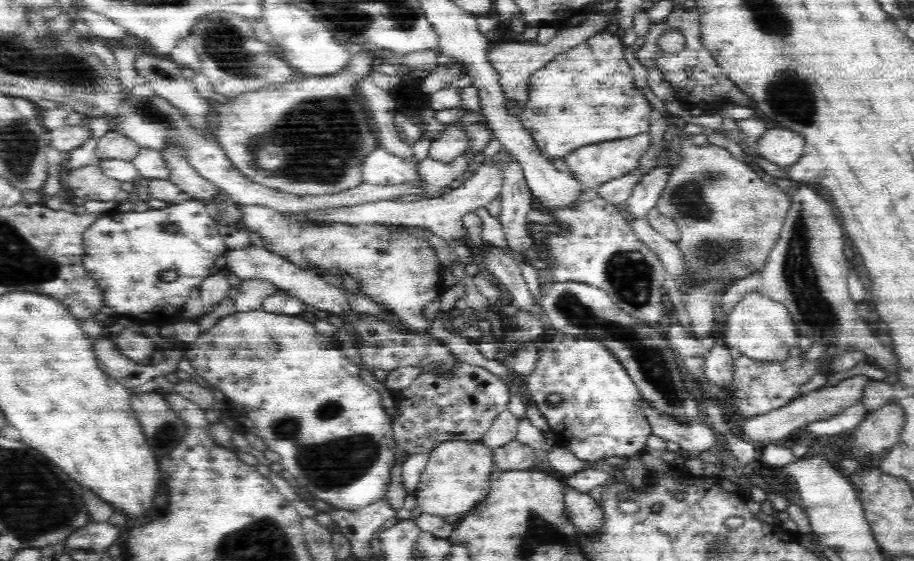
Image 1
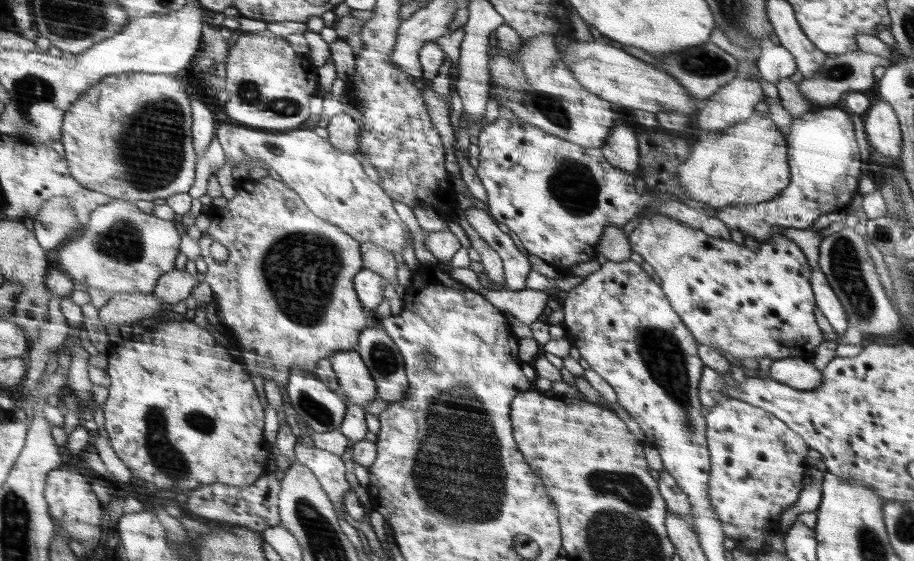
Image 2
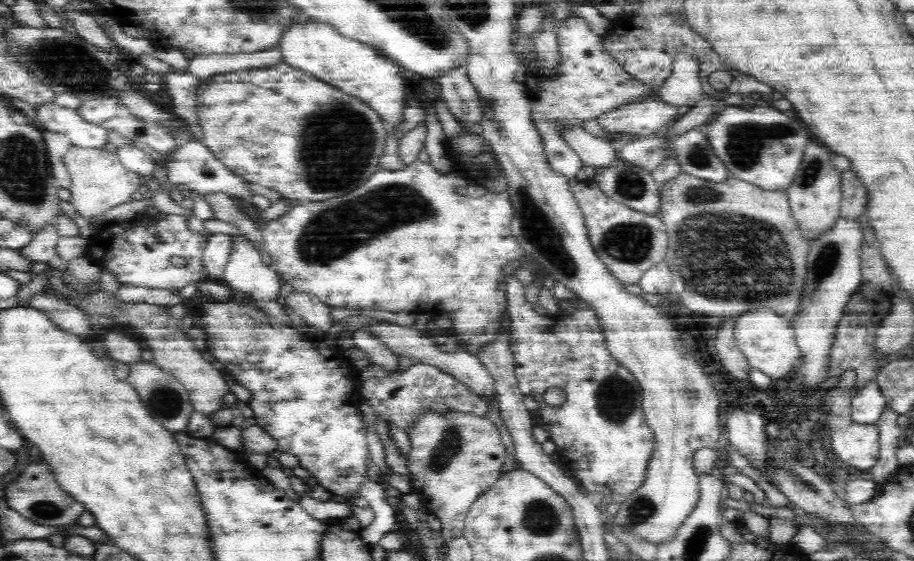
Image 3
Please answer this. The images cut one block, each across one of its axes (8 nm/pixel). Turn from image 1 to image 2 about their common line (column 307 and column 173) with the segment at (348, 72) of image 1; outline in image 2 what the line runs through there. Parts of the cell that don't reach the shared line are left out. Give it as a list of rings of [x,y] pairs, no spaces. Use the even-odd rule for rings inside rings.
[[[146,72],[114,74],[92,86],[70,107],[64,123],[63,144],[70,170],[82,185],[116,199],[161,203],[170,197],[189,193],[196,184],[199,156],[192,134],[194,123],[192,98],[186,92],[182,75]]]

